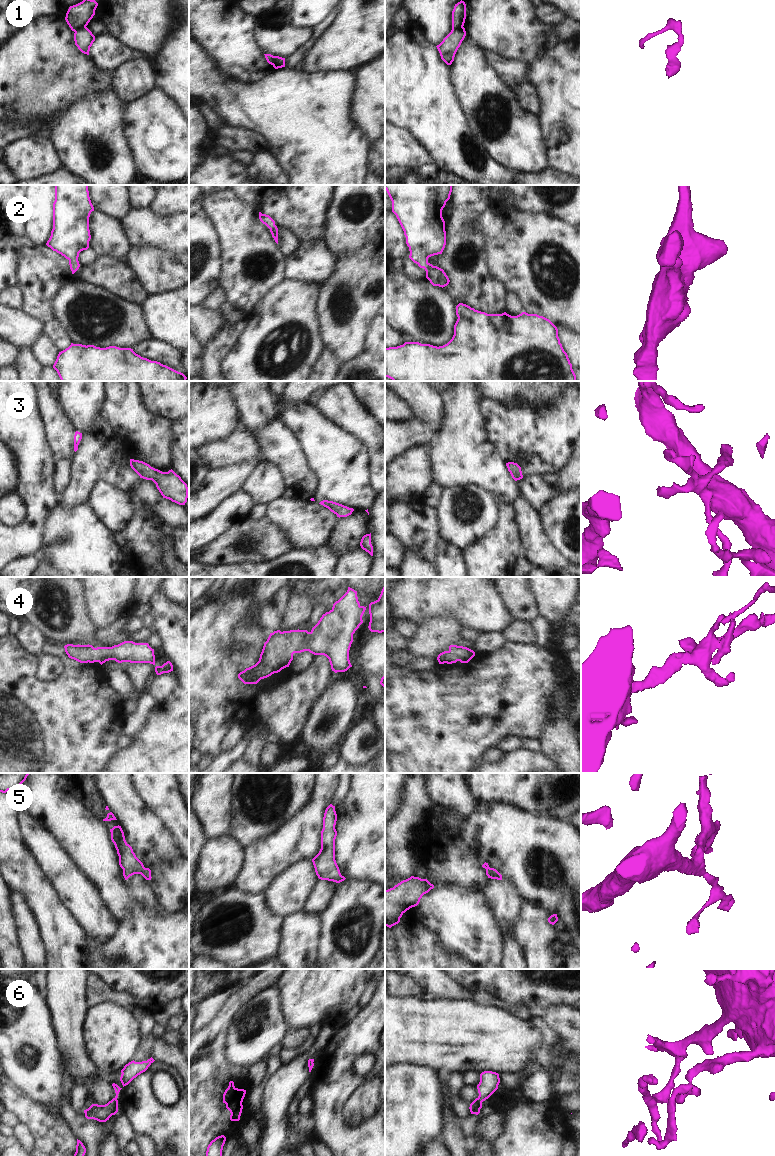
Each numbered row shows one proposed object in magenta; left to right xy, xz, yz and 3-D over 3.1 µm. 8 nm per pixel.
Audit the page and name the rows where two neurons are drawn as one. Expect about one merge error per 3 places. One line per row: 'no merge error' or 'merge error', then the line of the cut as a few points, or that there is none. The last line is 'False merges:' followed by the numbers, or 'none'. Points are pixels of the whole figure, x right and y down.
1: merge error | yz (463, 27), (452, 29)
2: no merge error | no cut
3: no merge error | no cut
4: no merge error | no cut
5: no merge error | no cut
6: no merge error | no cut
False merges: 1

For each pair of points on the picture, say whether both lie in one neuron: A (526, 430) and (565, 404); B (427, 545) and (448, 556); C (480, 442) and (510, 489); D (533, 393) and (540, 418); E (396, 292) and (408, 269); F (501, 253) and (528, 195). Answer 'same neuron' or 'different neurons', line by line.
A: same neuron
B: different neurons
C: same neuron
D: different neurons
E: different neurons
F: different neurons

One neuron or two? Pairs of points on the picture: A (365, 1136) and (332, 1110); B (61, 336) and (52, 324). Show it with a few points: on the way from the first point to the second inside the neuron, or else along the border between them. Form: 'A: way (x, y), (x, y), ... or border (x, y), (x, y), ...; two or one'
A: way (355, 1136), (349, 1136), (333, 1120); one
B: way (58, 333), (53, 327); one

